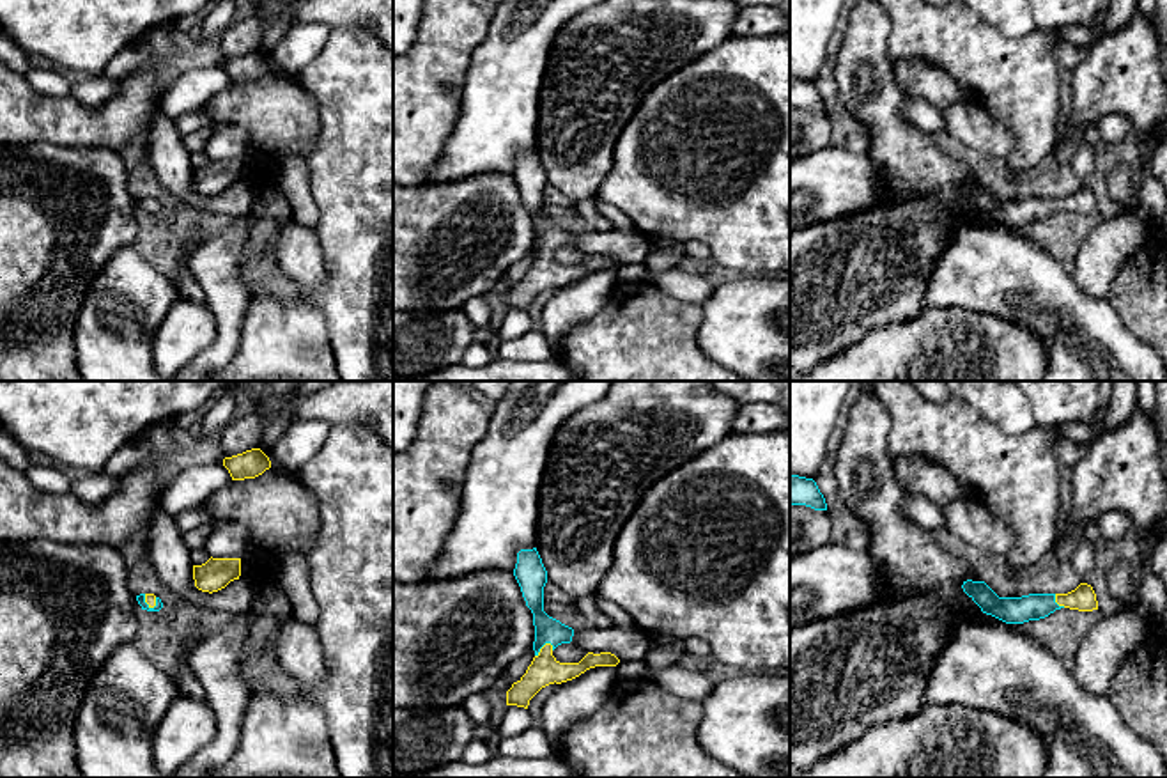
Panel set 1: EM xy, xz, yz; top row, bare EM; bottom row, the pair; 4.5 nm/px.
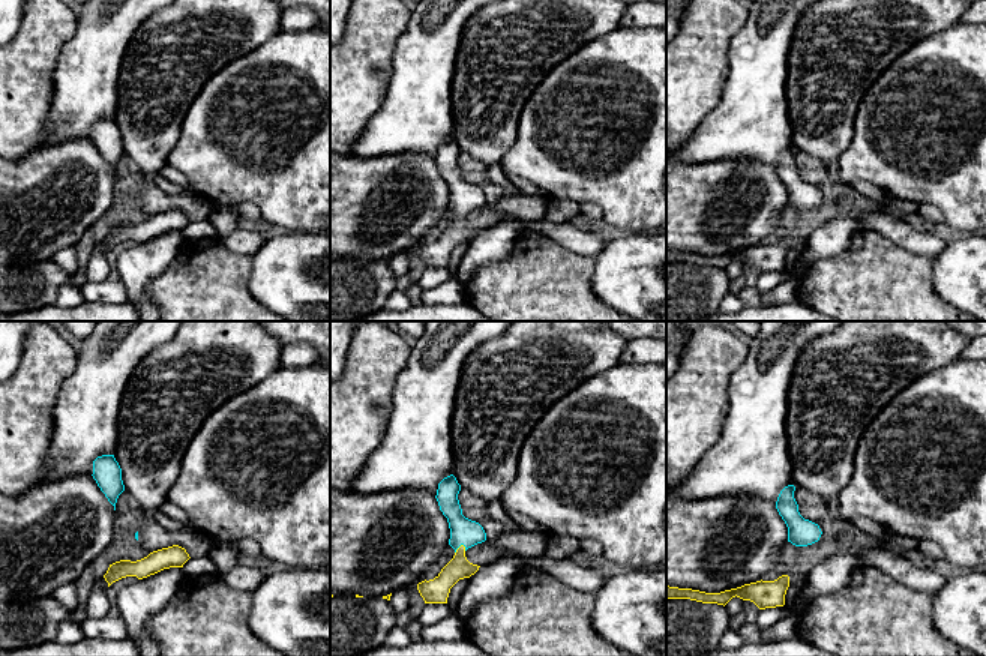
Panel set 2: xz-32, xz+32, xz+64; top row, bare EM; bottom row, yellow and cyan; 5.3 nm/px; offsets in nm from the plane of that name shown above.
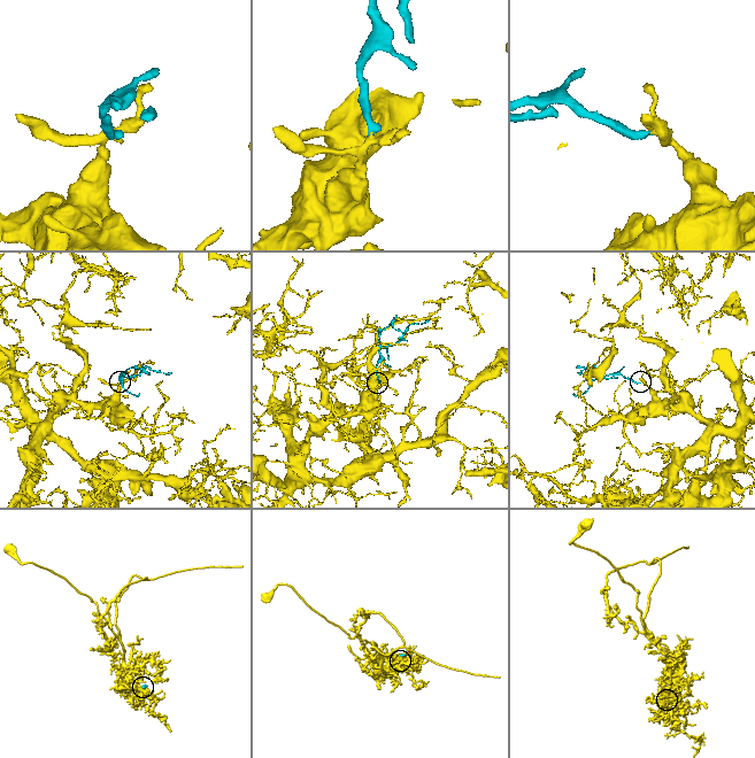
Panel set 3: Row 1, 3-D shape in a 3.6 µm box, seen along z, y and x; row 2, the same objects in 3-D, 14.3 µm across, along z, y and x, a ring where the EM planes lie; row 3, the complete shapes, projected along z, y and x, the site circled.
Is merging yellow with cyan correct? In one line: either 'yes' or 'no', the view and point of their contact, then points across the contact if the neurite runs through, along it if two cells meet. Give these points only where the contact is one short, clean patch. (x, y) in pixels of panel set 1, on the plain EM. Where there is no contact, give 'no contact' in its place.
yes; contact xz (542, 250); way xz (544, 272), (542, 250), (548, 233)

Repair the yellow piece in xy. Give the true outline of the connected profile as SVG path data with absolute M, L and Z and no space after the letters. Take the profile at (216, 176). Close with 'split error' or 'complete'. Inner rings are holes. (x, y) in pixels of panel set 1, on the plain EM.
M209 161L193 168L195 190L202 195L218 195L241 179L241 161Z; complete

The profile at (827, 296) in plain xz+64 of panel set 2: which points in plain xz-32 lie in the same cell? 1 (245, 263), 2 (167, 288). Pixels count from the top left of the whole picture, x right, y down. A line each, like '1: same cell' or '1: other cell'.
1: same cell
2: same cell

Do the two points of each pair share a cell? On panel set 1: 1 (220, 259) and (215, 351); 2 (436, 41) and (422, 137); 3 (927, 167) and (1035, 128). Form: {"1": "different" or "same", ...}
{"1": "same", "2": "same", "3": "different"}

